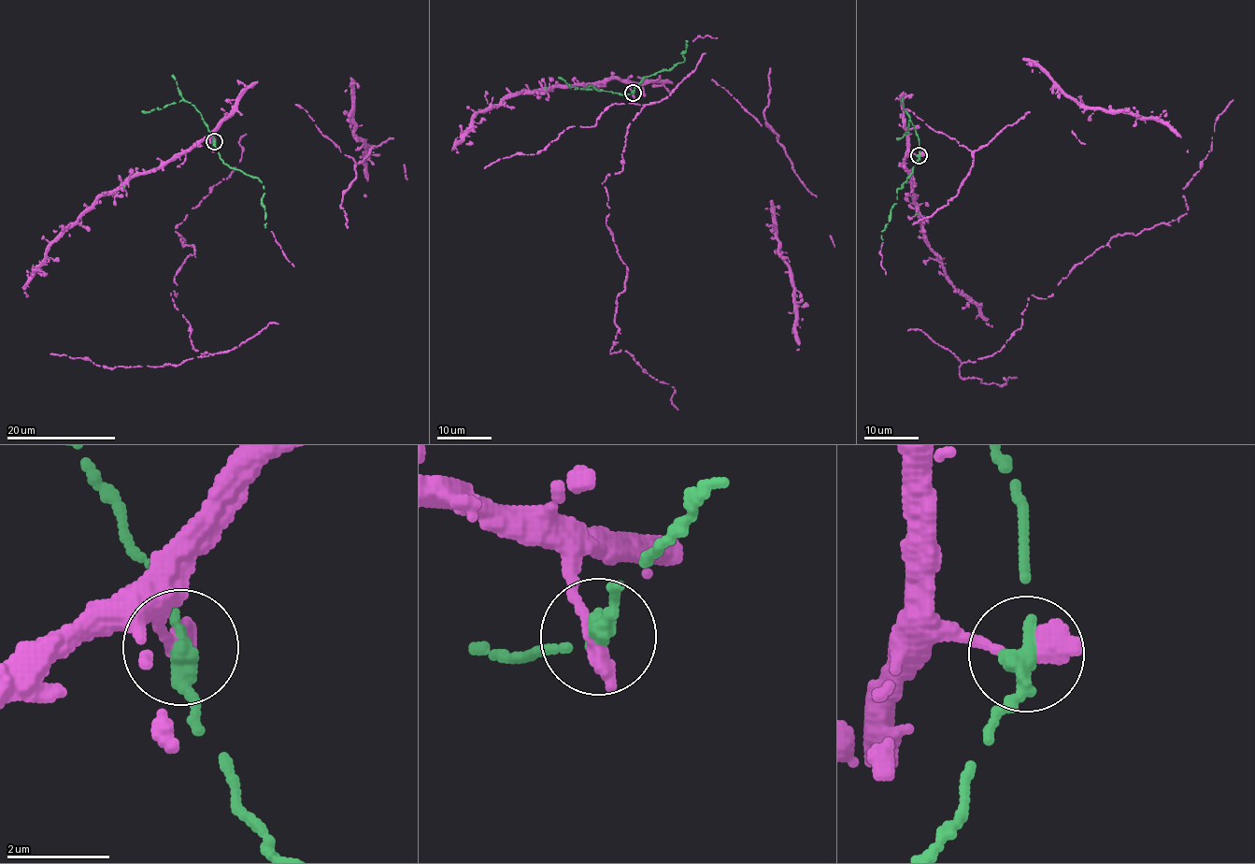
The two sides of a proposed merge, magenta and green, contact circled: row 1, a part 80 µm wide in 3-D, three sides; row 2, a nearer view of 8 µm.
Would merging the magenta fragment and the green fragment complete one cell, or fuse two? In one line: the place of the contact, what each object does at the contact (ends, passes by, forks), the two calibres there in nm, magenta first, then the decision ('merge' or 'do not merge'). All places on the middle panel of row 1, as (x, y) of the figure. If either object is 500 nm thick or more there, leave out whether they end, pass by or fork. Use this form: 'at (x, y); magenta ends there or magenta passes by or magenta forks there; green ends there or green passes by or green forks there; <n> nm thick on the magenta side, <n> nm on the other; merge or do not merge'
at (633, 93); magenta ends there; green ends there; 440 nm thick on the magenta side, 440 nm on the other; merge

